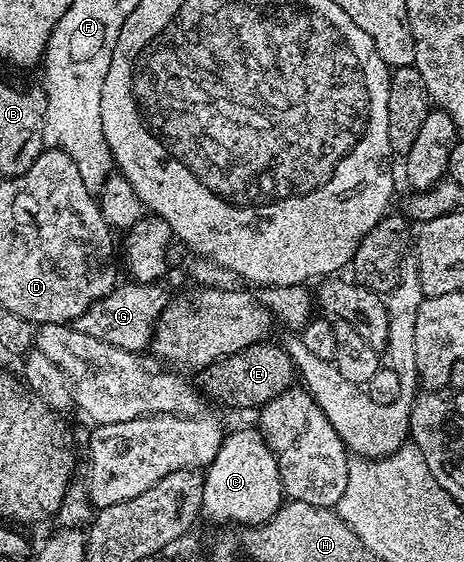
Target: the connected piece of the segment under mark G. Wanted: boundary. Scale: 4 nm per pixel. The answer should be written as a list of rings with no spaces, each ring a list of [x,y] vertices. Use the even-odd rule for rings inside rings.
[[[134,282],[120,283],[112,288],[111,292],[105,294],[99,300],[93,301],[87,307],[82,316],[77,320],[78,327],[83,329],[85,334],[90,334],[92,338],[101,338],[101,342],[109,342],[113,346],[121,346],[121,350],[140,353],[143,348],[146,349],[151,341],[155,330],[155,324],[159,320],[159,315],[169,303],[169,296],[162,292],[158,283],[139,284]]]

